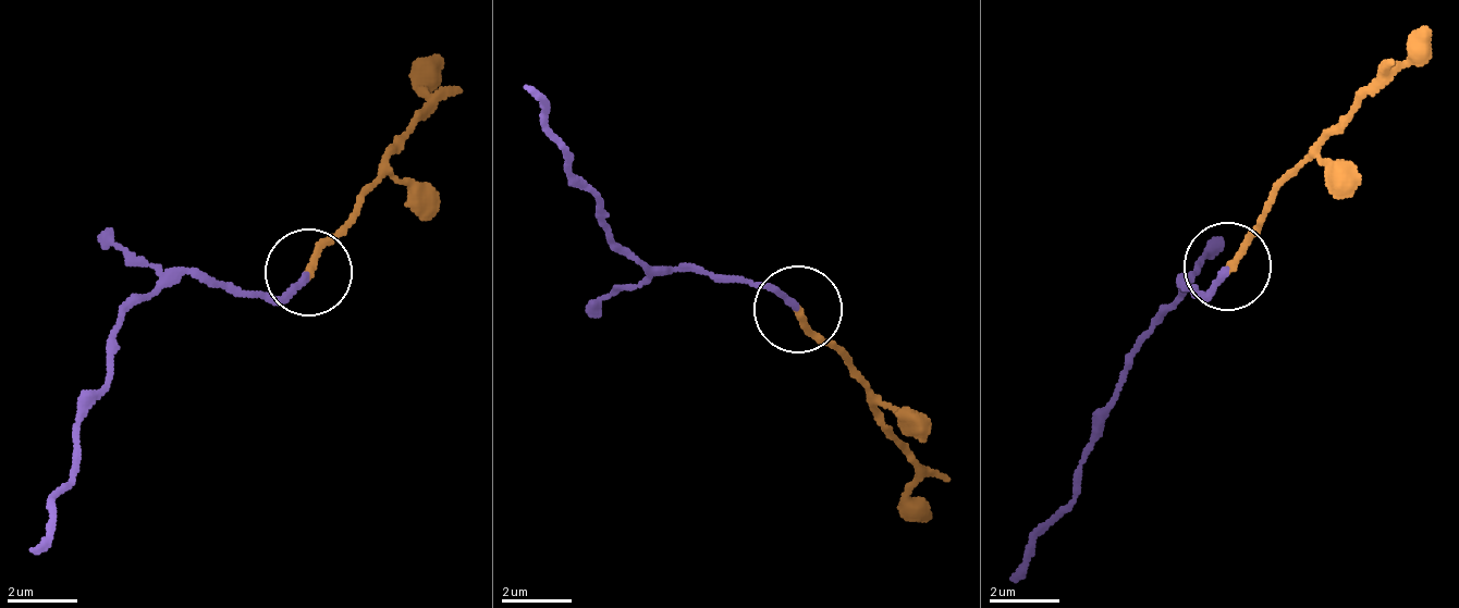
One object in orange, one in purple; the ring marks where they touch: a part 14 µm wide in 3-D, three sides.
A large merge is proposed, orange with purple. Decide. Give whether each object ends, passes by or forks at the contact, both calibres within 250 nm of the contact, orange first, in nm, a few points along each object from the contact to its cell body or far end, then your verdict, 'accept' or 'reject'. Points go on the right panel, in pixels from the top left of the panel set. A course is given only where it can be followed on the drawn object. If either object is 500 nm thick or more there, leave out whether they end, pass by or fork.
orange ends there; purple ends there; 200 nm thick on the orange side, 180 nm on the other; orange runs (1225, 264), (1299, 163), (1433, 27); purple runs (1225, 264), (1205, 293), (1185, 281), (1182, 293), (1145, 330), (1091, 446), (1082, 489), (1009, 581); accept

